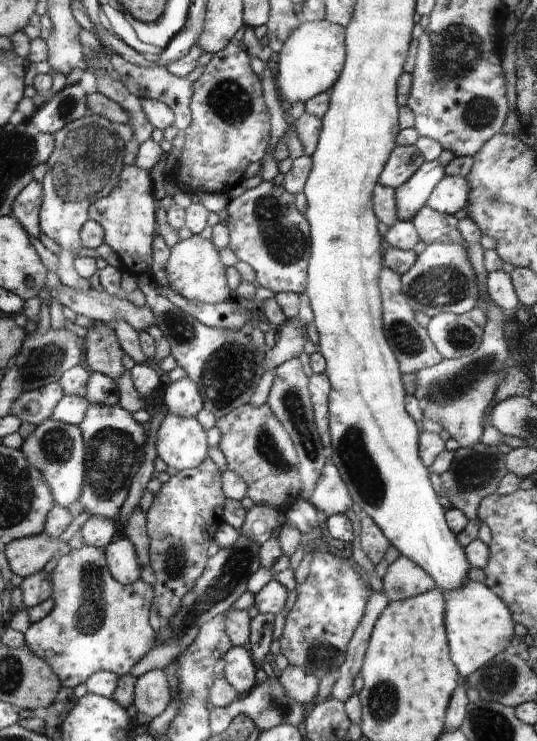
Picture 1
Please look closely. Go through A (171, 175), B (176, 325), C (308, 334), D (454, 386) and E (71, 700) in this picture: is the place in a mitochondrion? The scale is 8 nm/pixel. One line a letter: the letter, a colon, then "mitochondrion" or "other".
A: other
B: mitochondrion
C: other
D: mitochondrion
E: other

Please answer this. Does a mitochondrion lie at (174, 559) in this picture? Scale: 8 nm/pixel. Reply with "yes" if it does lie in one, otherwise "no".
yes

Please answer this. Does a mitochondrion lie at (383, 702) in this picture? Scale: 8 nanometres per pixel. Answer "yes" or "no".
yes

